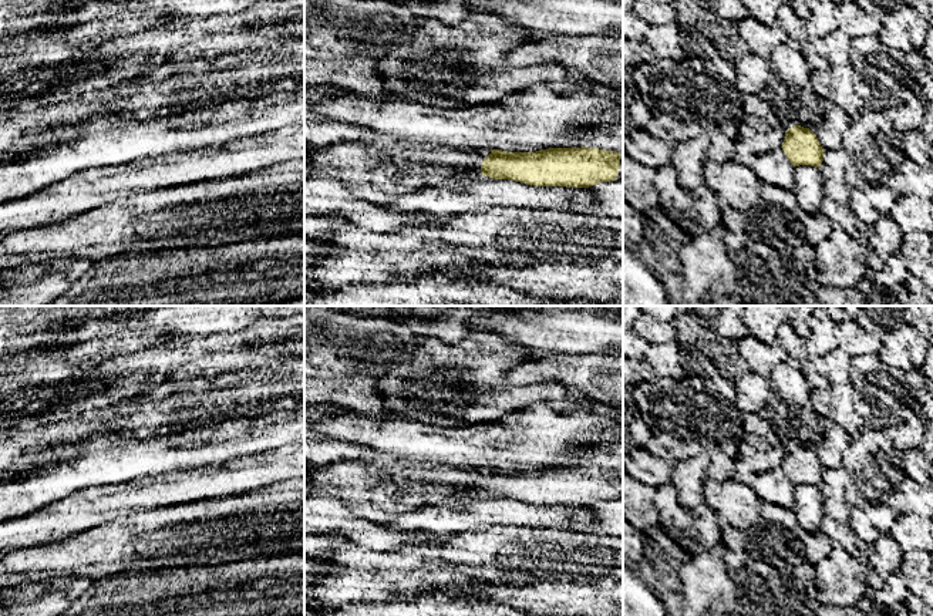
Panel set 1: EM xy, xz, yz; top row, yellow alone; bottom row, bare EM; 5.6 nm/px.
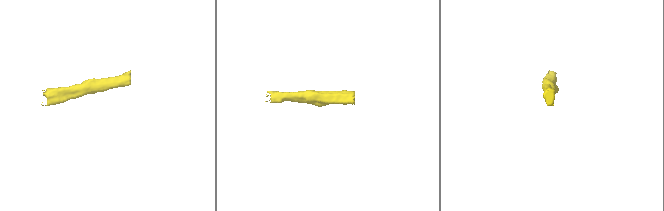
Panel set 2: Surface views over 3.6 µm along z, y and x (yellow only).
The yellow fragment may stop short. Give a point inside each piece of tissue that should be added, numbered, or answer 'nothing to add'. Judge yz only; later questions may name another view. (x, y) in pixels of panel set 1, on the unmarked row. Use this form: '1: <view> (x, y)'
nothing to add

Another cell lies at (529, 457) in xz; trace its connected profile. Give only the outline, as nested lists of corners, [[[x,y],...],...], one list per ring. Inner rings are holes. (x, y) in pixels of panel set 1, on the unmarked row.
[[[521,442],[521,462],[522,464],[542,464],[540,457],[531,450],[529,442]]]

